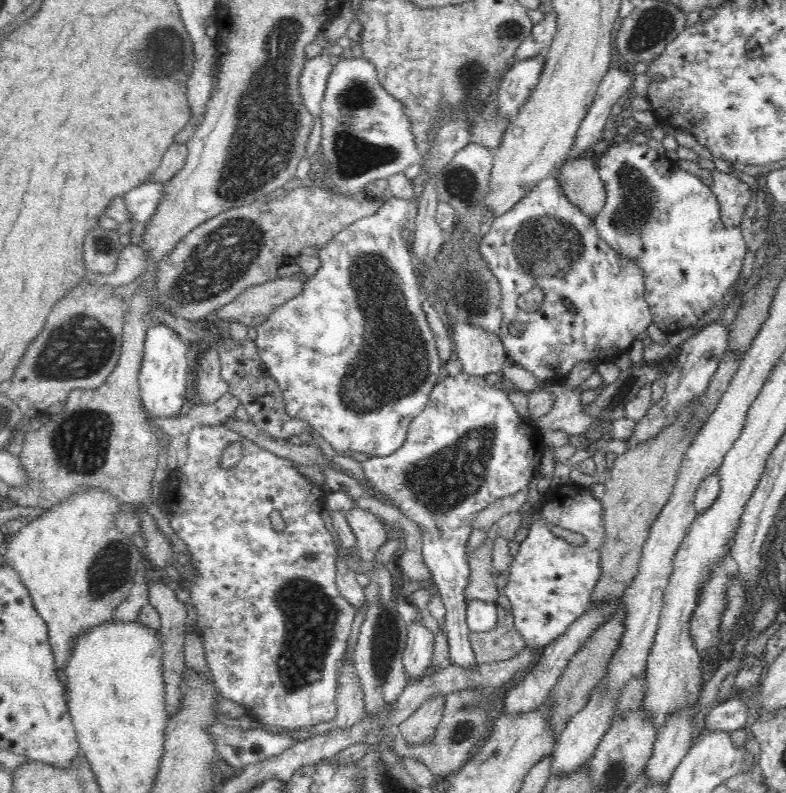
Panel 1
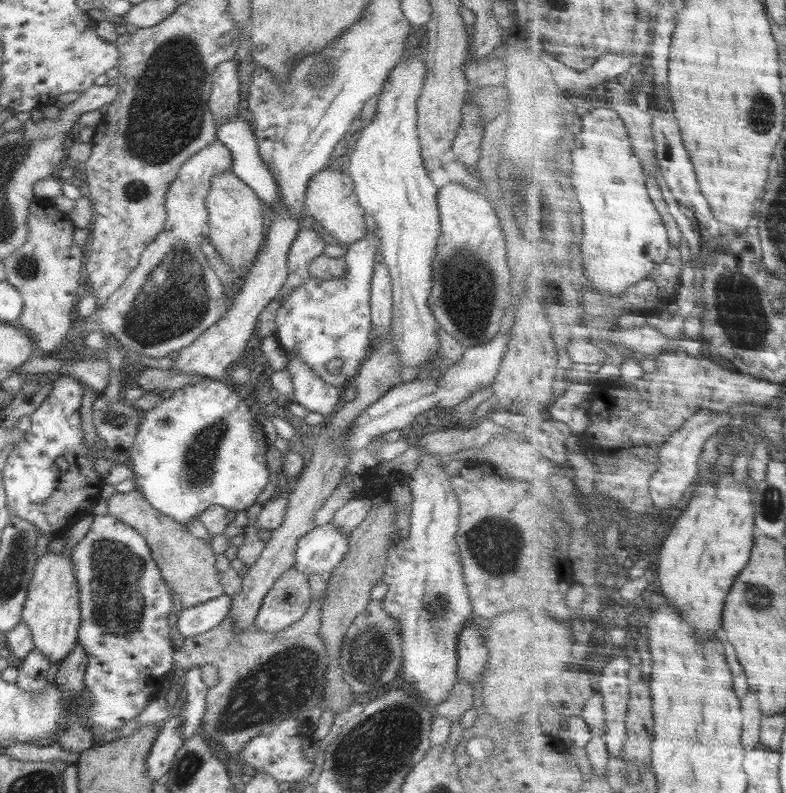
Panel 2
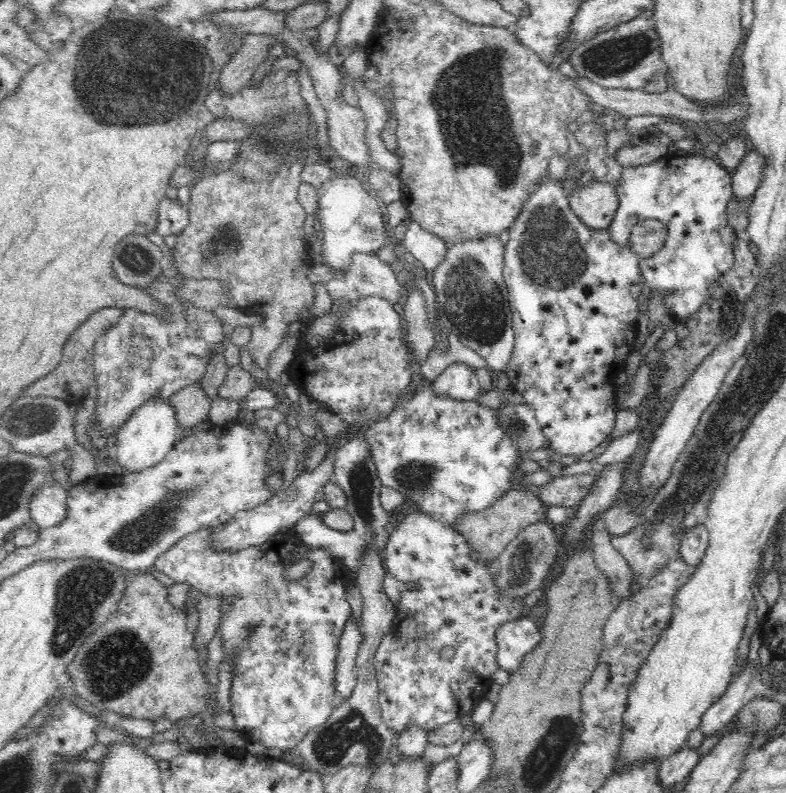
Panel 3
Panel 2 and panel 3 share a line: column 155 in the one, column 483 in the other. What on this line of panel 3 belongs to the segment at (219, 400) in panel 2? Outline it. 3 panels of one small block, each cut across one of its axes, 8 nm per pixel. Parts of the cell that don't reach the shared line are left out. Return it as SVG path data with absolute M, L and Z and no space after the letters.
M430 383L428 386L424 386L422 390L412 391L399 400L396 408L391 412L390 416L380 421L372 422L365 425L362 429L364 436L368 439L368 447L370 447L370 453L374 457L374 463L383 486L392 487L402 495L404 495L404 503L409 505L411 509L420 513L428 513L436 519L440 519L444 525L452 526L455 528L456 521L463 517L466 513L479 511L489 507L492 503L495 503L508 489L514 488L512 482L514 482L514 472L518 468L518 455L520 454L518 447L513 440L510 440L509 434L500 426L498 426L498 412L496 410L490 410L490 408L484 408L476 401L456 401L448 397L438 397L434 393L434 384Z

